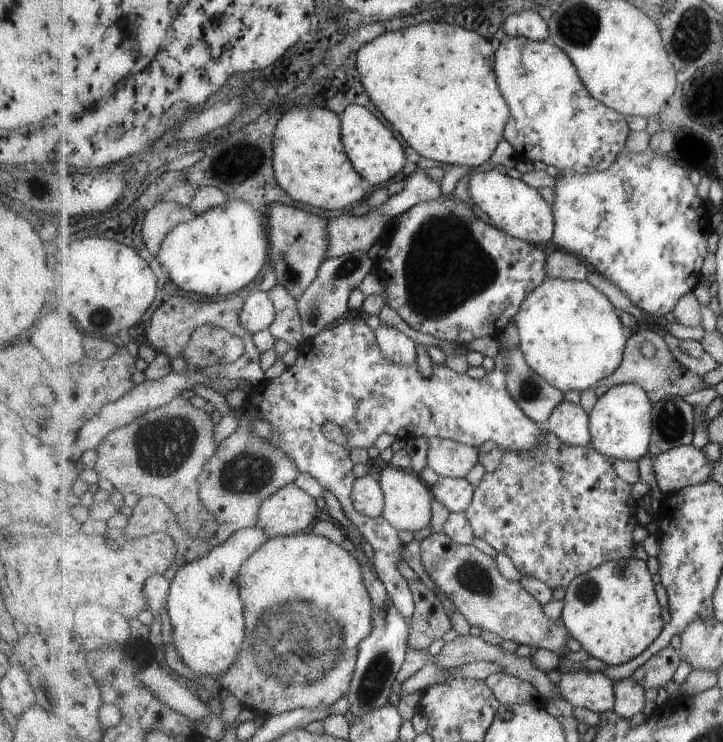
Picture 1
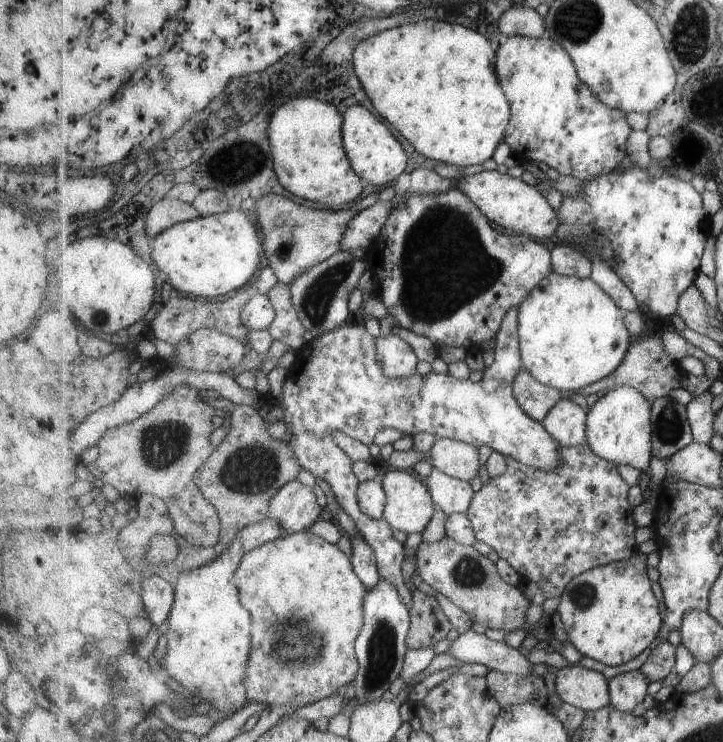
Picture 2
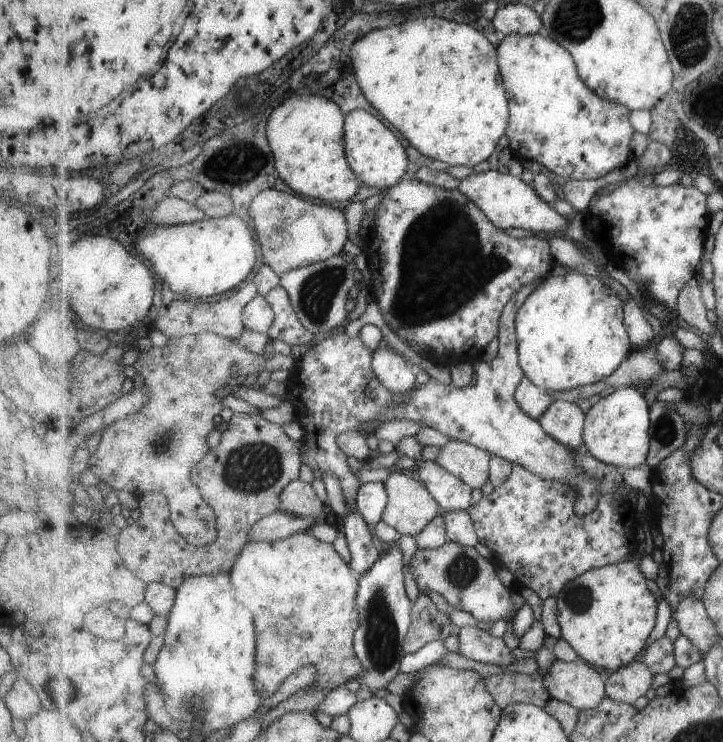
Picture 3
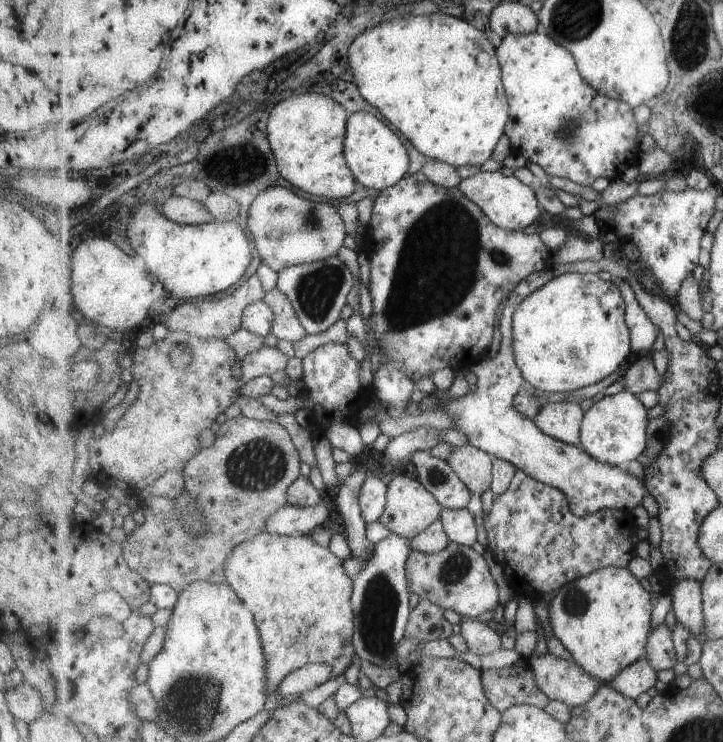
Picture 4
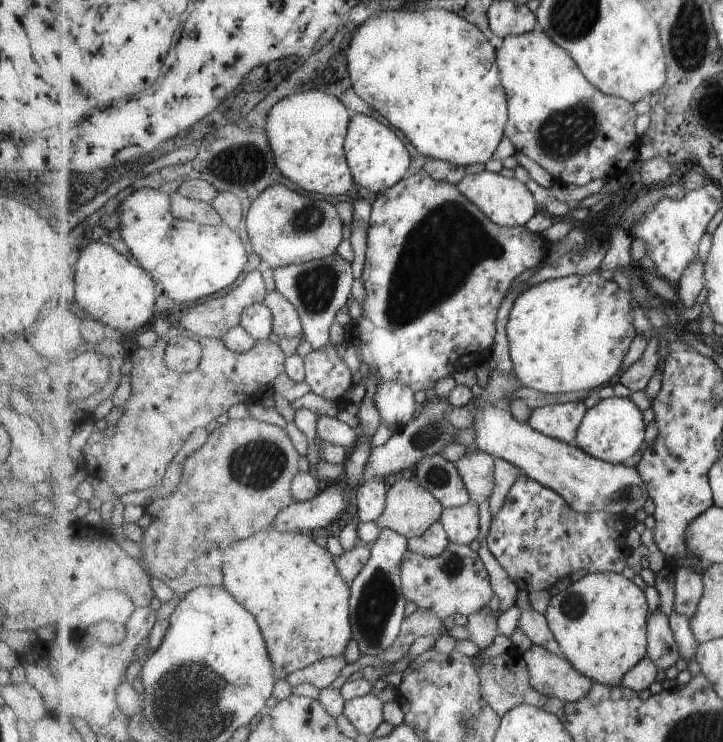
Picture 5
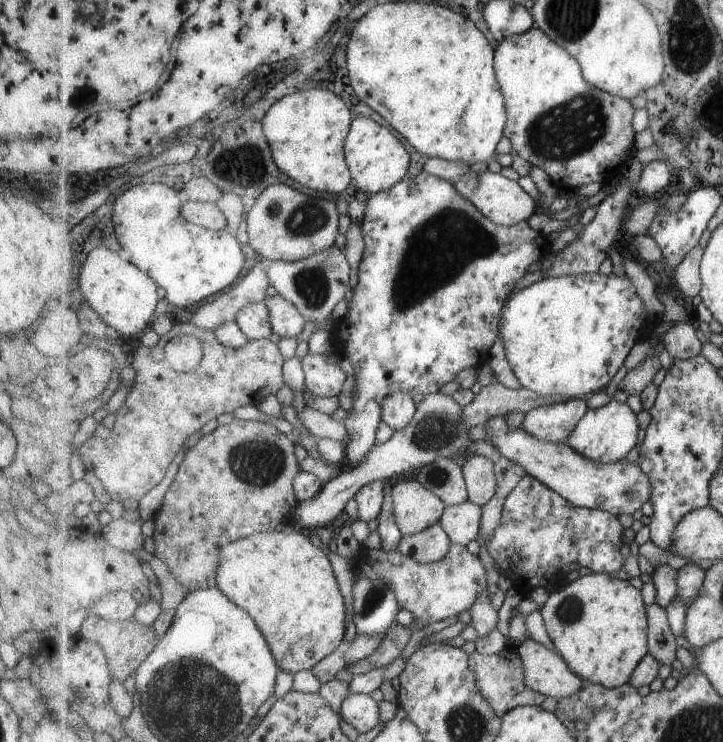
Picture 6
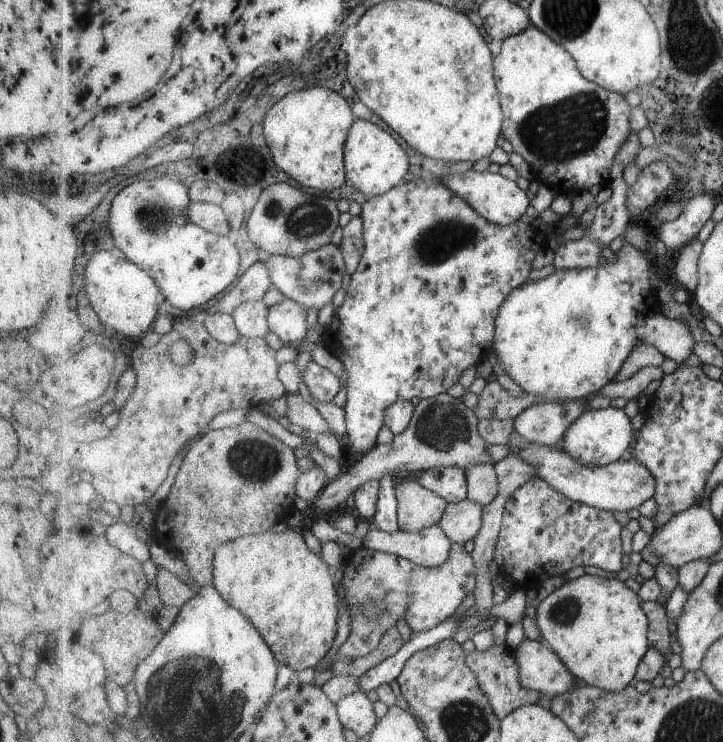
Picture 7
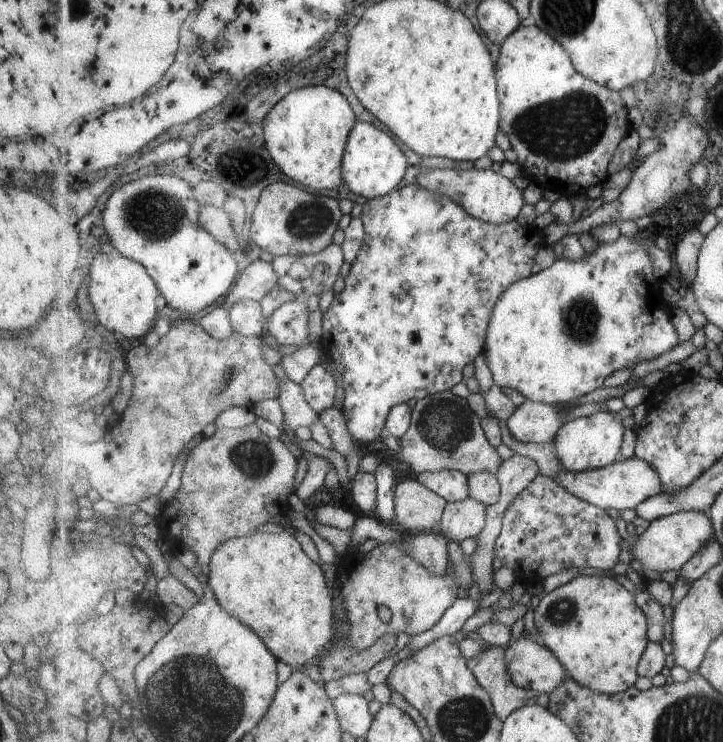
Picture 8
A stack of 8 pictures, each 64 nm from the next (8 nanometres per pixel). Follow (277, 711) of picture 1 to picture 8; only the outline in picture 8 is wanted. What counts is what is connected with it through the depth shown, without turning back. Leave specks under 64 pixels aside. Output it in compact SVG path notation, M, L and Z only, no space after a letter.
M289 526L280 533L255 531L250 535L232 538L215 551L207 578L209 588L216 594L219 604L223 602L229 614L236 616L259 634L278 660L288 664L293 670L302 670L305 664L313 663L315 658L319 658L332 645L335 636L335 598L329 592L321 566L305 554L296 535L293 527Z

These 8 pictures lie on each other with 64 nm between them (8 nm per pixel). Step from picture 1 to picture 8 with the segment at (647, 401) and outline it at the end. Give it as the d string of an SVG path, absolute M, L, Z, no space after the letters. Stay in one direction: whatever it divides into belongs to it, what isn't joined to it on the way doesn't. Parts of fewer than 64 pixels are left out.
M599 411L589 417L580 417L566 422L555 437L558 461L567 470L580 473L591 469L602 469L614 463L621 452L625 426L618 414Z

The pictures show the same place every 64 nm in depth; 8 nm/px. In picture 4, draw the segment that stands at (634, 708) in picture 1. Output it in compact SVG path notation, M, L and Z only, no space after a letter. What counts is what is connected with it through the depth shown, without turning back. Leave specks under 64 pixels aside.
M645 656L634 662L633 665L623 669L607 685L615 687L615 690L621 691L629 698L637 698L637 696L641 696L643 692L647 692L655 686L657 671Z

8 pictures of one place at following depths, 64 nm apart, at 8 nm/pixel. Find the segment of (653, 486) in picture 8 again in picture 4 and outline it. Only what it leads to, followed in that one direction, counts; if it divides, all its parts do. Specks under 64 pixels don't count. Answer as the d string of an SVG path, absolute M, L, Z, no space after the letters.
M551 265L549 269L530 274L510 294L500 317L499 329L502 345L495 358L480 361L475 366L478 379L476 392L441 407L454 416L455 429L466 432L471 445L487 454L510 462L543 484L562 490L569 499L571 510L576 515L586 517L607 509L632 513L637 506L643 506L648 495L648 488L642 478L624 471L621 466L602 463L581 446L561 442L545 434L533 419L519 414L515 408L515 397L527 382L517 366L514 355L513 317L519 304L525 298L557 277L557 272L552 267Z

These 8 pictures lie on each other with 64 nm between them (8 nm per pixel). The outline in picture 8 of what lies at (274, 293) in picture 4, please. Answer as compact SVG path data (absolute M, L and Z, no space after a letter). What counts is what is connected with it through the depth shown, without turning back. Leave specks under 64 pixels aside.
M301 298L277 307L267 320L268 332L279 345L297 346L309 342L309 308Z

